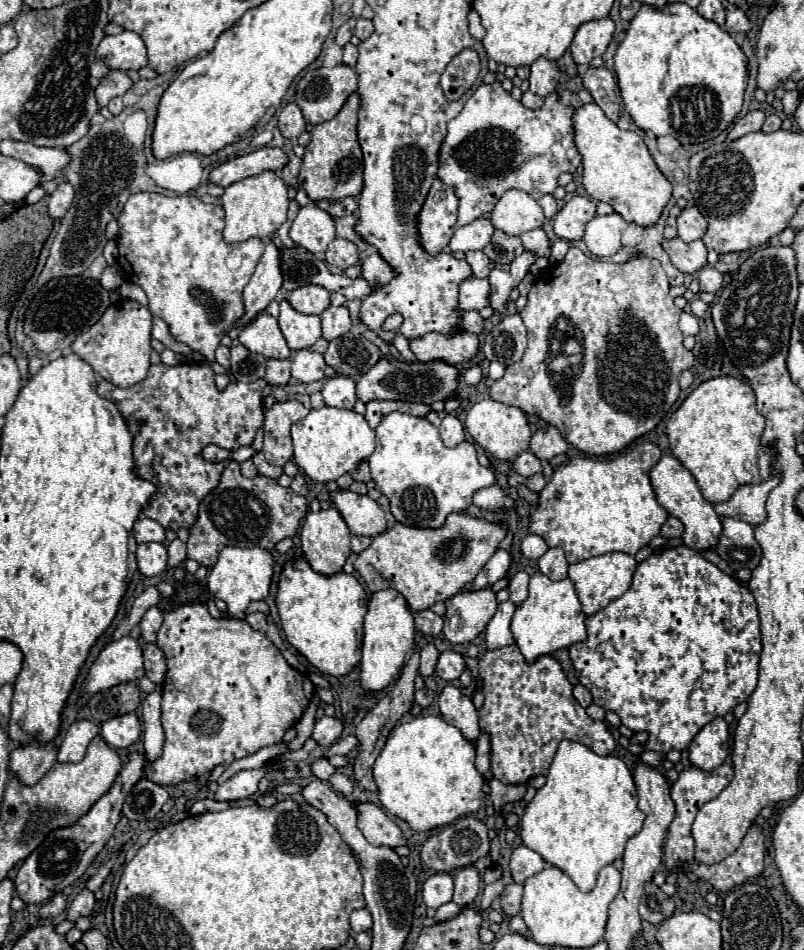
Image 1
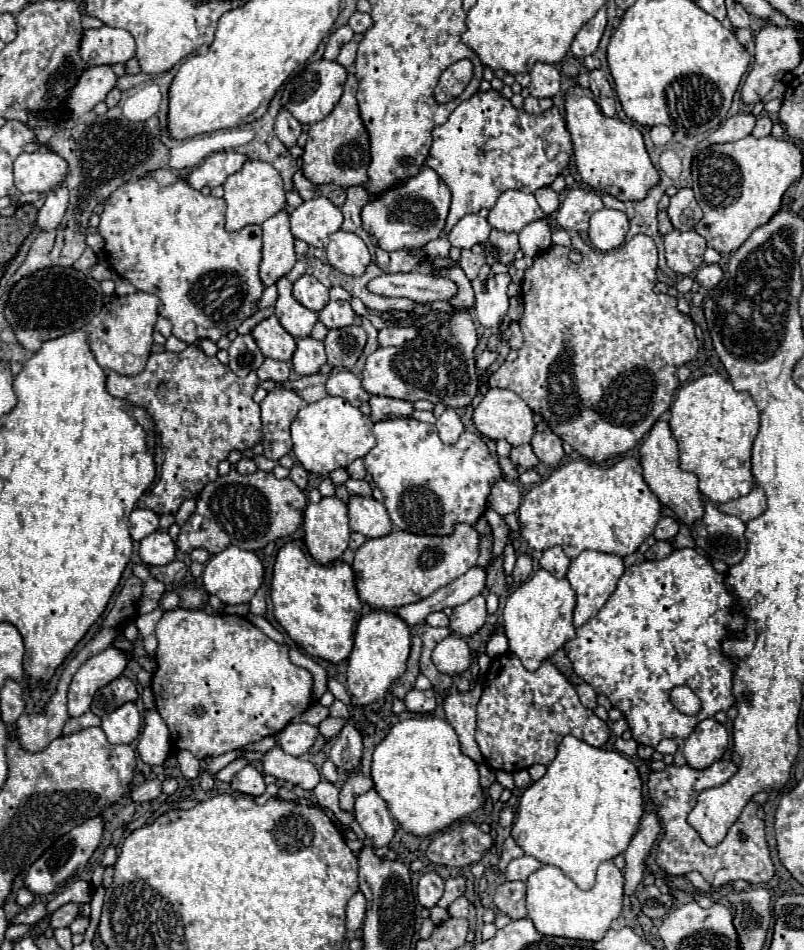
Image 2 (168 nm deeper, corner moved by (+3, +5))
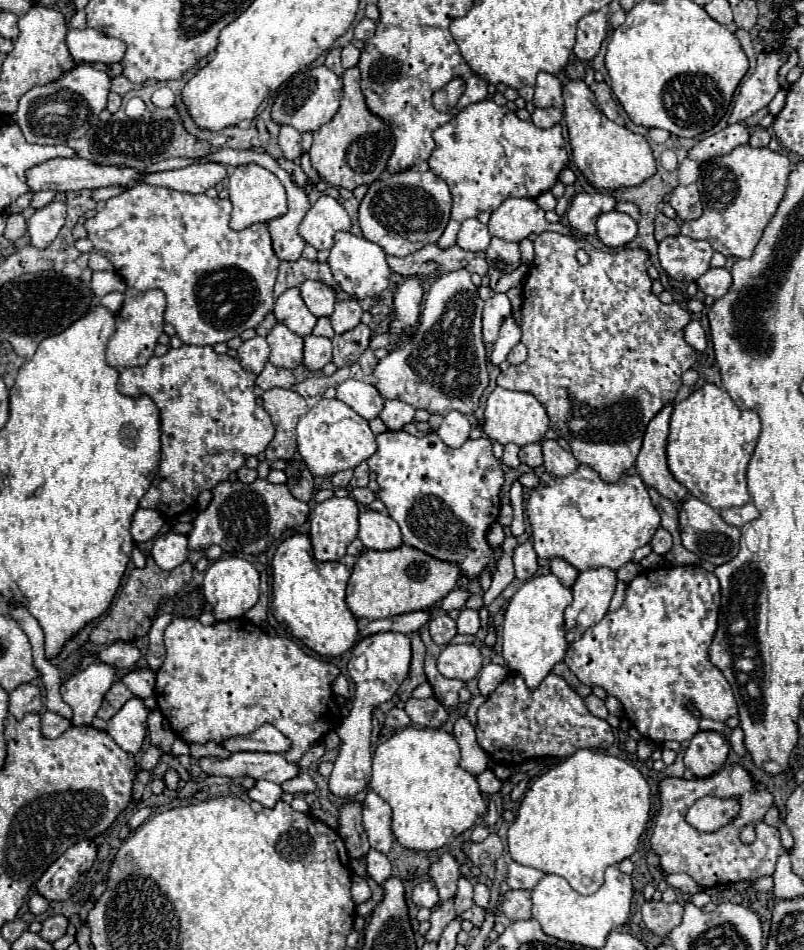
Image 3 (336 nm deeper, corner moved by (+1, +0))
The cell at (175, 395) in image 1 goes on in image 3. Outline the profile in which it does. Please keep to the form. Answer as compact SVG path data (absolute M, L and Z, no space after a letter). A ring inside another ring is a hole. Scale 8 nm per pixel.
M181 345L179 349L169 349L163 357L151 357L145 367L121 369L119 393L127 397L147 395L159 407L161 413L161 465L153 487L141 501L145 509L157 509L165 517L175 517L195 505L197 495L205 489L213 489L217 483L225 481L229 473L239 471L247 457L259 455L267 449L273 439L275 427L267 411L257 405L255 399L255 375L241 369L237 359L229 355L217 355L213 347Z

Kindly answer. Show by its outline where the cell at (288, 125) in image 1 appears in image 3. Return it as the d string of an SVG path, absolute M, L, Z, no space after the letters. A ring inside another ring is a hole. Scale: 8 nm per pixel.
M281 125L281 131L279 131L279 145L283 149L283 155L285 159L297 159L301 157L303 153L303 147L301 147L301 133L297 129L293 129L291 125Z

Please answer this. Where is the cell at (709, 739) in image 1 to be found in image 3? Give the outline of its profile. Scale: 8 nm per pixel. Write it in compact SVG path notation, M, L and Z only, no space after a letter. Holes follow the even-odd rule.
M699 731L685 749L685 767L695 777L709 777L719 771L727 759L729 741L715 731Z

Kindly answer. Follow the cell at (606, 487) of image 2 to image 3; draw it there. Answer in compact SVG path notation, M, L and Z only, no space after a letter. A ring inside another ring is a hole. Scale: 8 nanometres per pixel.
M579 465L575 473L567 477L557 477L553 485L537 487L525 503L525 511L533 531L533 547L539 559L561 557L571 563L577 571L589 567L609 567L617 571L633 559L635 549L647 545L659 527L659 513L653 507L649 491L639 475L623 475L615 483L605 483L597 471L587 465Z

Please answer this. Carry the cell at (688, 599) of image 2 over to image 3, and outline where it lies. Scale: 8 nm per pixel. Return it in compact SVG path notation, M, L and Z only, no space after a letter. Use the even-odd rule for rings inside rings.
M701 565L647 569L627 585L625 603L617 611L607 613L595 627L587 629L581 639L569 645L565 663L581 683L603 687L609 695L617 697L641 737L655 743L685 743L699 731L699 721L685 709L687 703L693 703L701 711L701 717L715 721L727 721L737 715L731 685L709 659L709 645L717 631L719 603L719 581L715 573L705 571Z

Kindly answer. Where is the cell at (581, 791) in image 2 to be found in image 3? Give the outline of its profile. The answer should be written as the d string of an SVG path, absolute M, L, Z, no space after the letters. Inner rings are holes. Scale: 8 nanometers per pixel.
M577 749L571 757L567 757L565 761L553 765L549 771L545 771L539 779L535 779L531 783L531 787L527 789L527 793L523 795L523 801L521 801L521 807L517 811L517 817L515 817L515 823L509 827L509 853L513 857L513 861L521 863L521 865L529 865L529 867L535 867L535 869L541 869L543 873L555 873L559 877L565 877L569 881L569 885L581 893L581 895L591 895L595 893L601 885L603 885L603 873L609 865L617 865L621 863L623 859L631 857L635 851L637 851L637 845L639 845L639 837L649 821L649 785L645 781L645 777L629 763L625 763L623 759L619 757L613 757L613 755L603 755L601 751L595 751L595 749Z

